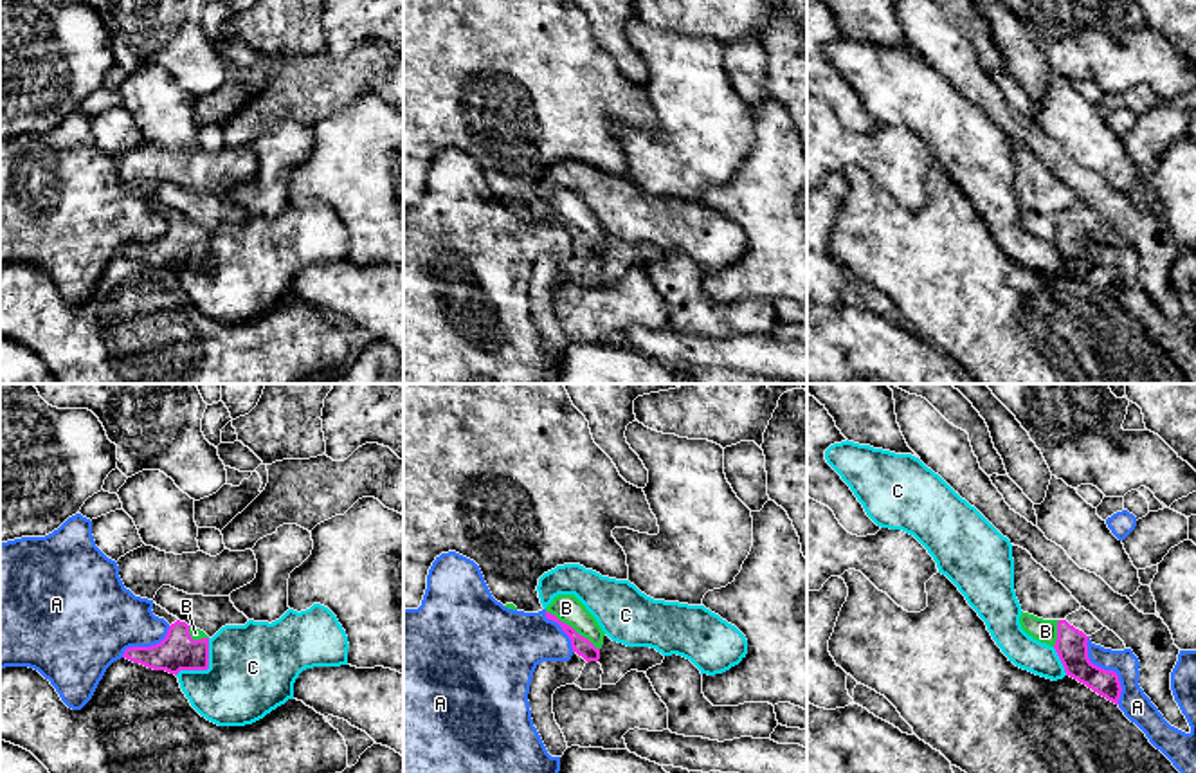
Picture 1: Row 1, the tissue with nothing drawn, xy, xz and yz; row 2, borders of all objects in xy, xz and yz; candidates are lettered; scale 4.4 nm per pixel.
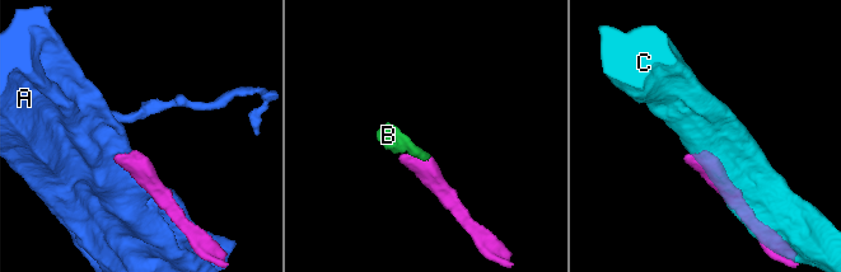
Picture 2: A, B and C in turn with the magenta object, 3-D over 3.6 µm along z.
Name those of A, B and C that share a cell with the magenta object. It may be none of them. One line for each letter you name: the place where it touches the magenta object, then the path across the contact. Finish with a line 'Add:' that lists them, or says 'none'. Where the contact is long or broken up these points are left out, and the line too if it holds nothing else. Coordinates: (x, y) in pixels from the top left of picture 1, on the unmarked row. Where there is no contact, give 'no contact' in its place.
B: contact xz (571, 224); way xz (580, 242), (580, 233), (571, 224), (571, 211), (566, 204)
Add: B

